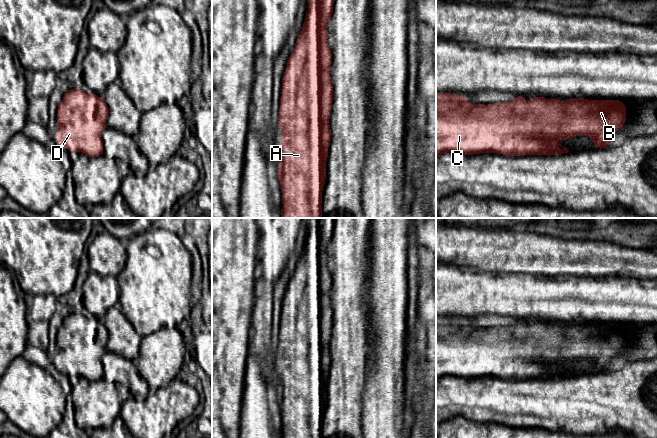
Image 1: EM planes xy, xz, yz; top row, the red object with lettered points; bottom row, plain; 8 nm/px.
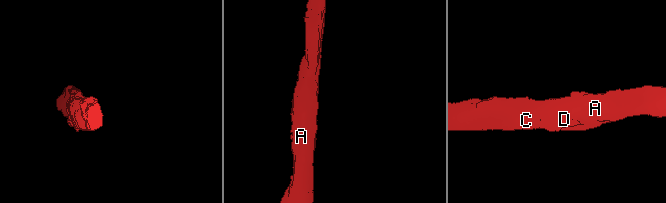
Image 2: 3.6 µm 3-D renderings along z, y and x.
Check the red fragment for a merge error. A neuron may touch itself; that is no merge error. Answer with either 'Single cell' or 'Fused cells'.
Single cell

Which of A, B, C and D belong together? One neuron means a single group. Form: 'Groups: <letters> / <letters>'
Groups: A B C D

